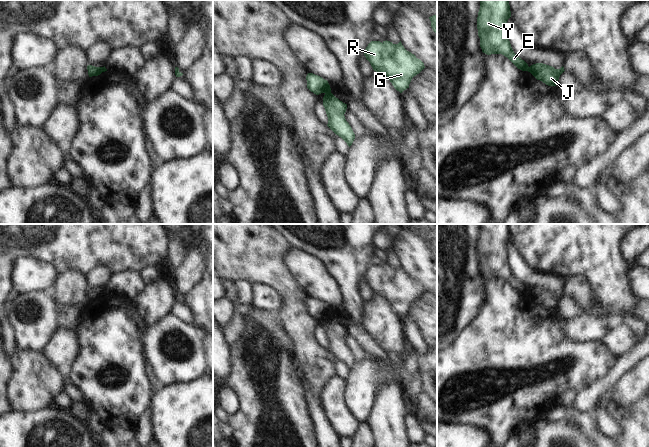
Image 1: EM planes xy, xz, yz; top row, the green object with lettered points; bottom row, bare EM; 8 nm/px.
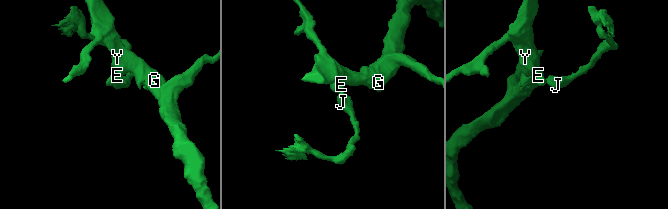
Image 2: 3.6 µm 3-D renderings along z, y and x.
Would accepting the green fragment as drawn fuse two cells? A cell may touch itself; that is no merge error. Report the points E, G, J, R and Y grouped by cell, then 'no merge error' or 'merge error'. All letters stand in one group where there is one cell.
groups E G R Y / J; merge error

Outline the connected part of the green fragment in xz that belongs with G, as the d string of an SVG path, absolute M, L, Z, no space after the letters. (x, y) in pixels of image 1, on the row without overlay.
M387 264L371 265L364 279L373 294L385 298L400 317L409 312L412 302L425 292L424 287L407 275L401 265L398 268Z

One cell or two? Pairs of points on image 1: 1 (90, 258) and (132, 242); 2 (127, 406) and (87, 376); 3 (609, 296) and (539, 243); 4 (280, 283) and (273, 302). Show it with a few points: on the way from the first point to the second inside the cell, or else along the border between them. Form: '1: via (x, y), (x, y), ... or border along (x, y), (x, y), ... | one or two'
1: via (100, 248), (106, 242), (122, 242) | one
2: via (117, 396), (108, 387), (103, 387), (97, 381) | one
3: via (596, 277), (569, 252), (563, 252), (558, 247) | one
4: border along (255, 282), (278, 293), (281, 307), (275, 313) | two

